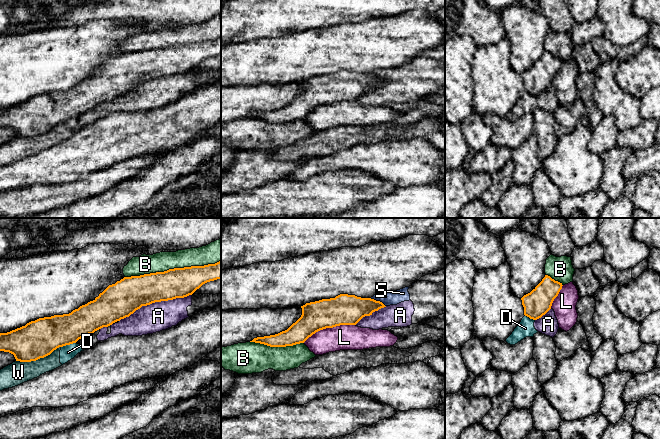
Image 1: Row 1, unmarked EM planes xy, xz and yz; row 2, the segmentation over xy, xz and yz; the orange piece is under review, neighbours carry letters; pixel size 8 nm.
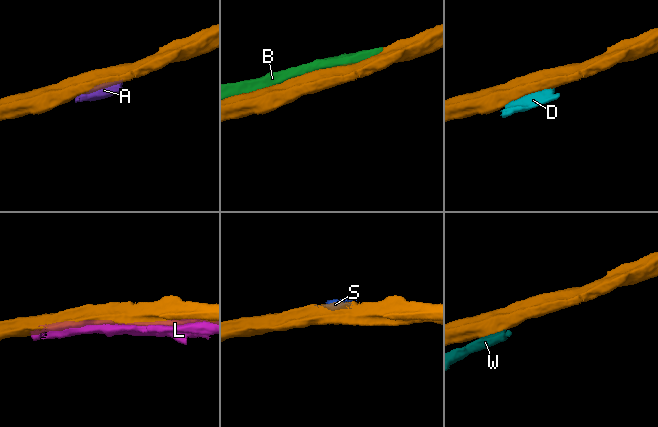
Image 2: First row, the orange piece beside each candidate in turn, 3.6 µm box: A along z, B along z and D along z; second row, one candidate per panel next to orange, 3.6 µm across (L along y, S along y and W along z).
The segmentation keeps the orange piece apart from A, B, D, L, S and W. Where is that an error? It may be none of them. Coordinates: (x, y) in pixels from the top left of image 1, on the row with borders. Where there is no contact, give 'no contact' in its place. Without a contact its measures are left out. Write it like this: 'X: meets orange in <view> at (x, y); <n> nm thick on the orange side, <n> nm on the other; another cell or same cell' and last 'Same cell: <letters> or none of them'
A: meets orange in xy at (155, 301); 280 nm thick on the orange side, 240 nm on the other; another cell
B: meets orange in xy at (172, 269); 240 nm thick on the orange side, 160 nm on the other; another cell
D: meets orange in xy at (68, 344); 300 nm thick on the orange side, 120 nm on the other; another cell
L: meets orange in xz at (329, 327); 240 nm thick on the orange side, 200 nm on the other; another cell
S: meets orange in xz at (378, 301); 240 nm thick on the orange side, 110 nm on the other; another cell
W: meets orange in xy at (38, 358); 300 nm thick on the orange side, 180 nm on the other; another cell
Same cell: none of them

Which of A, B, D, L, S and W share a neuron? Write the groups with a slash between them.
A D S W / B / L

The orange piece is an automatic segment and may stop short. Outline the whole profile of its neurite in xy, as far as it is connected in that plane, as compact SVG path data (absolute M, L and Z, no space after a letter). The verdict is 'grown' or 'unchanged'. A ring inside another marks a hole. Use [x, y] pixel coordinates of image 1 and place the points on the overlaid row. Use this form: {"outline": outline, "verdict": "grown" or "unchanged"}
{"outline": "M221 261L204 266L169 269L164 272L124 277L109 285L93 301L69 314L39 318L7 333L0 333L0 351L14 355L16 361L31 362L50 355L59 347L76 343L95 331L129 317L142 306L192 295L203 284L221 279Z", "verdict": "unchanged"}

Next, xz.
{"outline": "M340 294L301 306L302 315L287 330L275 335L257 337L250 342L270 347L286 347L304 343L316 332L340 325L356 325L363 317L386 307L371 298Z", "verdict": "unchanged"}

